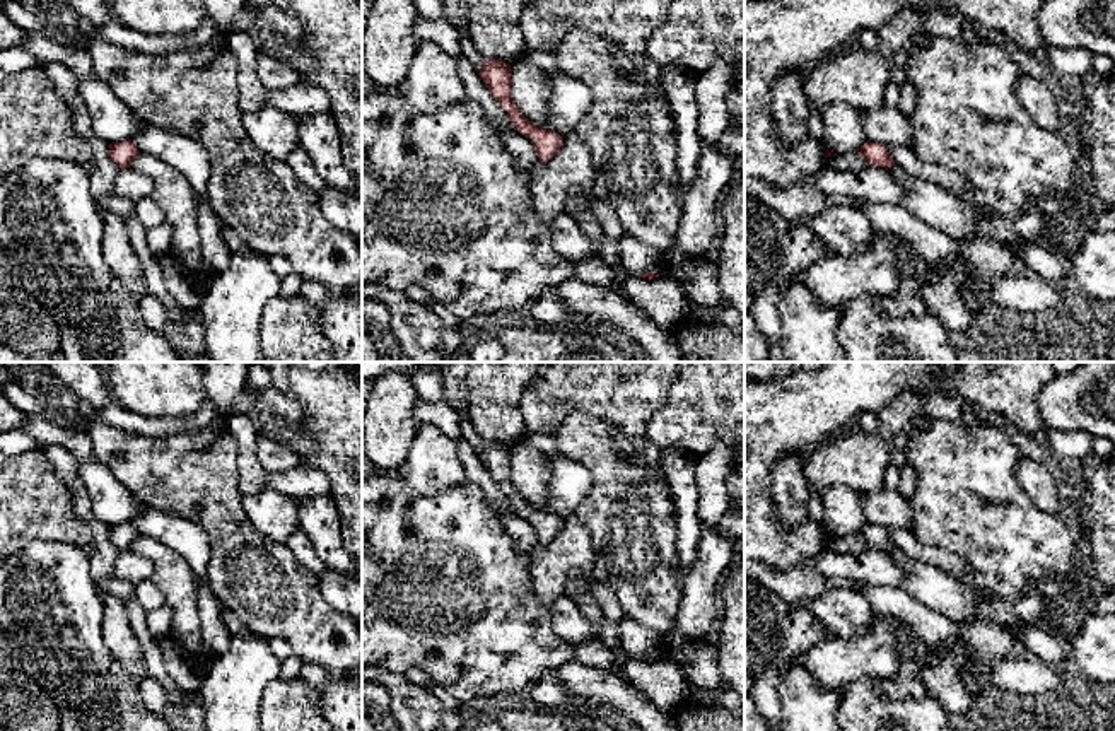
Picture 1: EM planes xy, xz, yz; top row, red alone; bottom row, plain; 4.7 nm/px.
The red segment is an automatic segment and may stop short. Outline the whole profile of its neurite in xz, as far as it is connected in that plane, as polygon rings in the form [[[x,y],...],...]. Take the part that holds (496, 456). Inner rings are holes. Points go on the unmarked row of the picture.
[[[487,441],[485,447],[476,454],[490,477],[507,495],[514,512],[531,523],[538,541],[545,545],[552,543],[562,528],[562,519],[550,511],[541,511],[529,504],[516,488],[511,480],[511,447],[504,442]]]

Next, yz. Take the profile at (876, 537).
[[[869,523],[857,535],[866,541],[867,548],[873,550],[888,552],[890,548],[895,547],[895,543],[888,536],[888,528],[884,526],[876,526]]]

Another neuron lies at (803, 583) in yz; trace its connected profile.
[[[744,557],[744,576],[799,606],[806,606],[809,601],[820,598],[830,586],[837,584],[821,574],[814,558],[803,560],[789,570],[777,570]]]

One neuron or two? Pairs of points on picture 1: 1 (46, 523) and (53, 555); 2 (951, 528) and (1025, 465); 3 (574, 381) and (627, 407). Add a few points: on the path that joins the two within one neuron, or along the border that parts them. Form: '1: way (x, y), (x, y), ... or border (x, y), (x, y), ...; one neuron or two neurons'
1: border (17, 552), (35, 540), (67, 540), (87, 555); two neurons
2: border (1020, 455), (1016, 480), (1039, 508); two neurons
3: way (588, 381), (601, 381), (613, 393); one neuron

